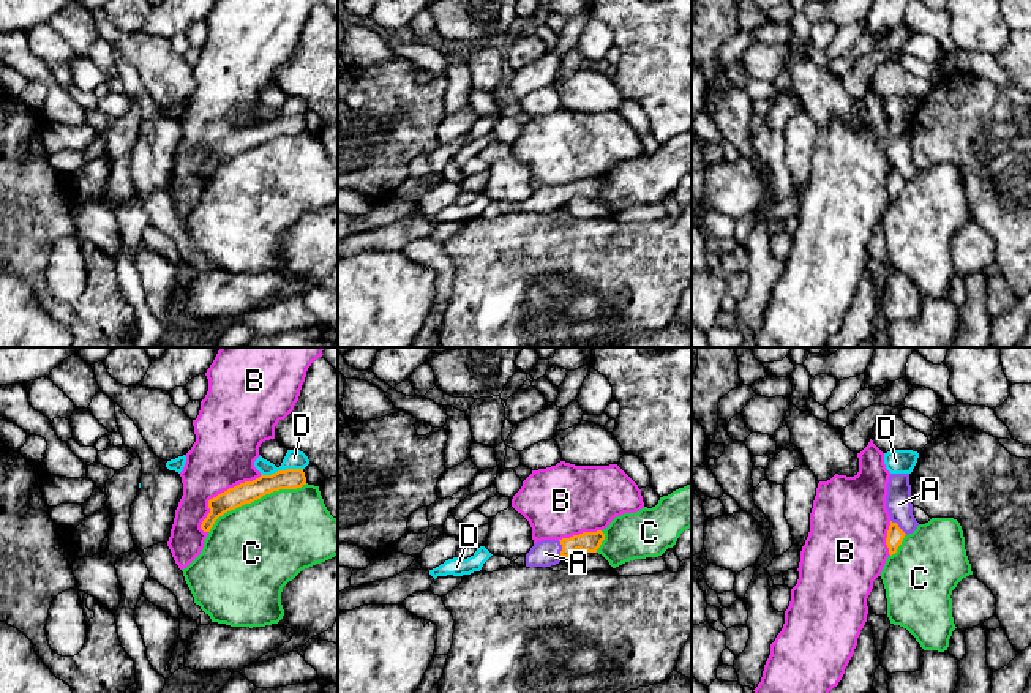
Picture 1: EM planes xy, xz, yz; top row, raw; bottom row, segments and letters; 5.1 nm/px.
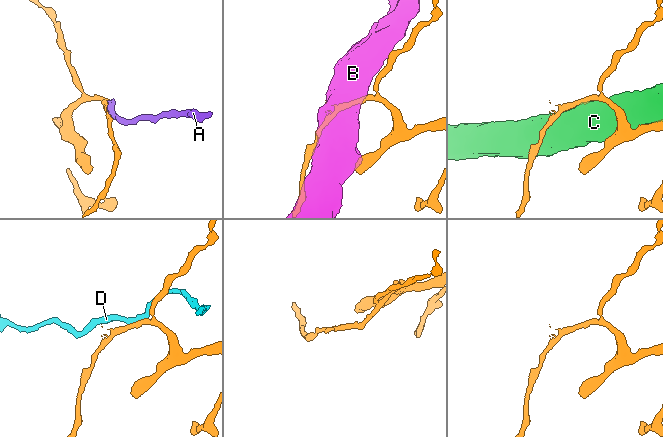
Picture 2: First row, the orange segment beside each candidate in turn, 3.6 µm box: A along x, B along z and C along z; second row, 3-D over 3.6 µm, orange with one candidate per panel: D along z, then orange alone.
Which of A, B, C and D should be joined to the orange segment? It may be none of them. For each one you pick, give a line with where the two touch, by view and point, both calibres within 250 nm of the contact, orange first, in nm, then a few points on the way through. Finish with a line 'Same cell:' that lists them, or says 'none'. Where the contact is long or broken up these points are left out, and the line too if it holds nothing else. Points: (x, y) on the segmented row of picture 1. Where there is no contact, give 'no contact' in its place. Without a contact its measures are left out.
A: meets orange in xz at (562, 550); 100 nm thick on the orange side, 140 nm on the other; runs through xz (589, 542), (575, 542), (562, 550), (545, 553)
Same cell: A

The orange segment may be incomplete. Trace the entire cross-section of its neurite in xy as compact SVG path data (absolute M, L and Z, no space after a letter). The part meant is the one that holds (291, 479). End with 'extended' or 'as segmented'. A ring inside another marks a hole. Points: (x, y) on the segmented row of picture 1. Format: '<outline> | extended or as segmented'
M303 469L278 470L272 475L261 475L253 481L240 483L208 500L210 513L202 521L201 529L210 532L215 521L224 513L235 510L245 504L251 504L265 494L279 489L297 489L306 485Z | as segmented

